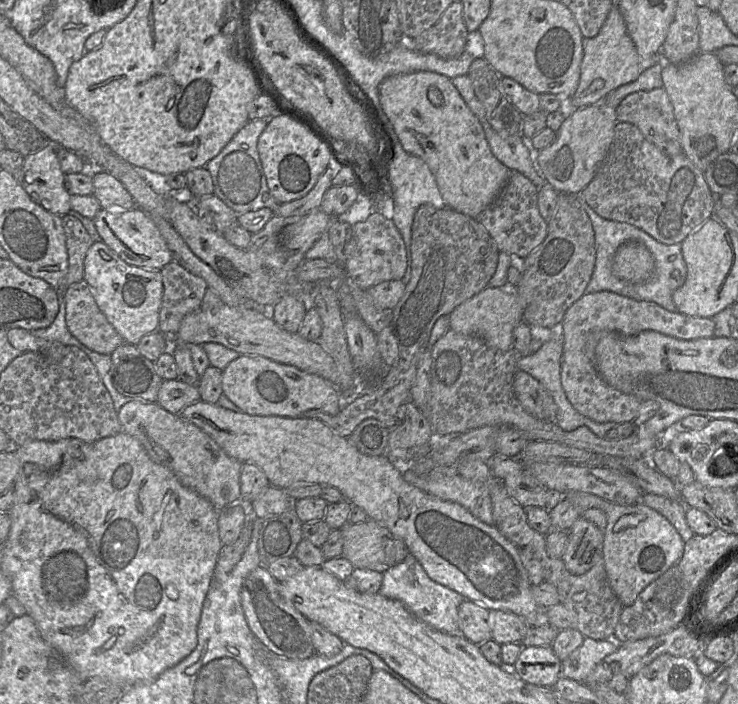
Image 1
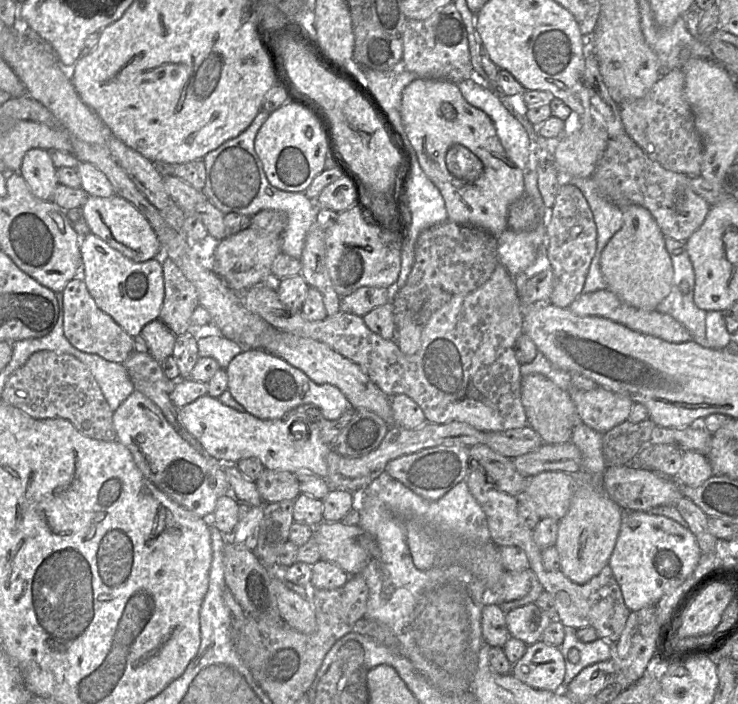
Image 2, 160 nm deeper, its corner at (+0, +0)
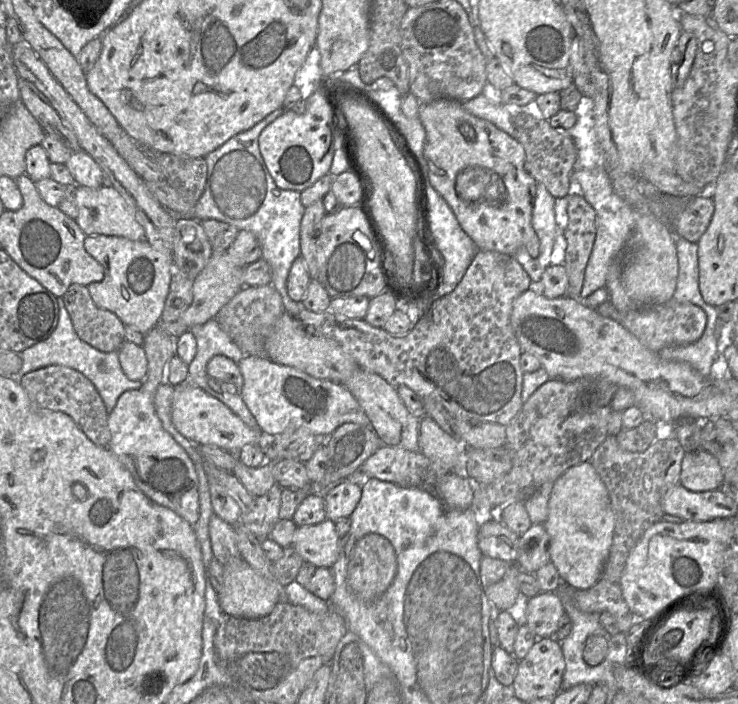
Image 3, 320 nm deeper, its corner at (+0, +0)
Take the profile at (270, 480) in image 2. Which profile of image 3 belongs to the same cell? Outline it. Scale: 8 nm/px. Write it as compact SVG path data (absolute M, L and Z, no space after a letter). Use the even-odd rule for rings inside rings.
M237 459L232 473L253 496L259 497L276 484L272 464L270 461L265 461L261 466L249 467Z

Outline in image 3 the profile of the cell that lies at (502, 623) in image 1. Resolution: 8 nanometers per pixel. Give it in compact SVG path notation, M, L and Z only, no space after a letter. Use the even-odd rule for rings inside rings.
M540 592L522 601L525 604L526 625L538 638L554 637L558 622L565 614L559 595L556 592Z

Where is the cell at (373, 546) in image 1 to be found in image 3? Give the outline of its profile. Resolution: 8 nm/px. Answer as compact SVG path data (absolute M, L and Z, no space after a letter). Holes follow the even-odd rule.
M326 518L319 524L297 527L292 547L304 562L331 568L339 558L341 538L336 532L335 523Z

